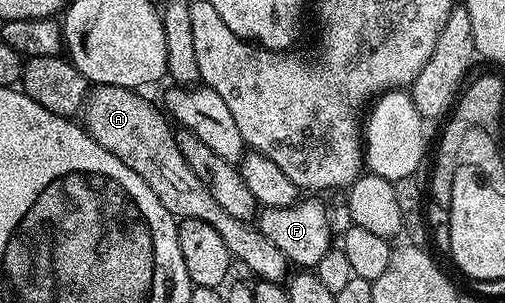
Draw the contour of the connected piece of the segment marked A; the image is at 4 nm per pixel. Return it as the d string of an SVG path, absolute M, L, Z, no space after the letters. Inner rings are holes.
M93 86L83 107L83 125L89 131L90 136L103 148L107 148L107 152L111 152L111 156L123 160L123 164L127 164L127 168L131 168L131 172L143 176L147 188L151 188L151 192L155 192L155 196L159 196L163 208L167 208L167 212L171 212L174 218L203 220L207 224L211 224L211 228L215 228L215 232L219 232L223 244L227 244L230 255L236 261L238 258L251 273L258 274L256 277L260 281L284 283L291 274L289 258L283 256L283 252L279 252L279 248L275 248L275 244L271 244L271 240L267 240L267 236L263 236L263 232L259 232L256 225L235 220L233 216L223 212L223 208L219 208L218 202L211 197L211 192L207 192L203 180L199 180L199 176L195 176L195 172L191 172L191 164L187 164L187 160L183 160L183 152L179 152L177 136L170 119L160 109L157 111L147 99L140 98L139 95L137 90L124 90L122 86Z

